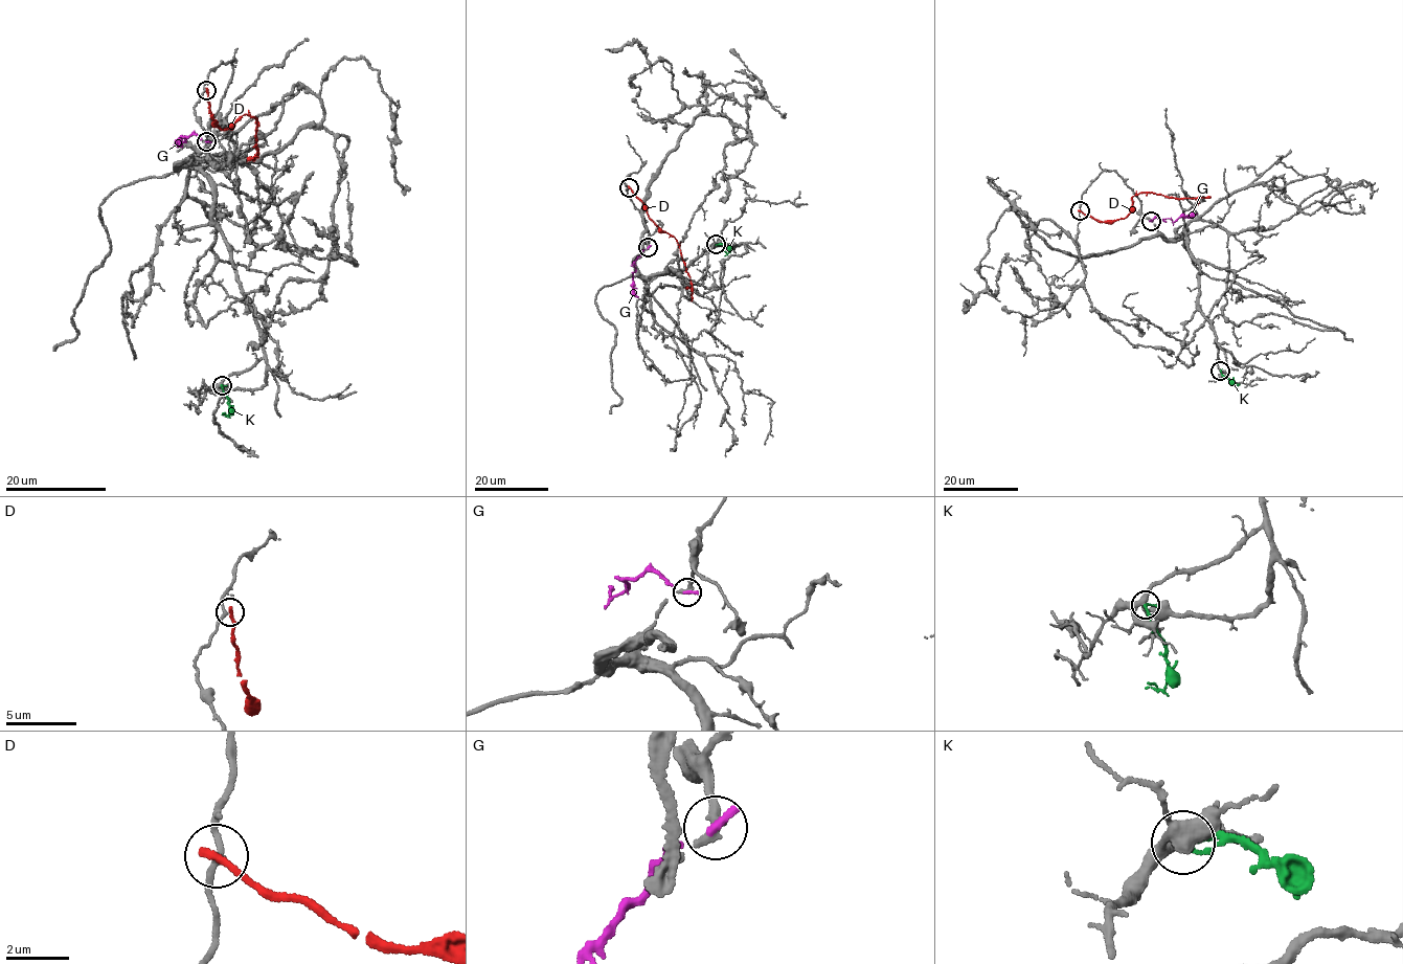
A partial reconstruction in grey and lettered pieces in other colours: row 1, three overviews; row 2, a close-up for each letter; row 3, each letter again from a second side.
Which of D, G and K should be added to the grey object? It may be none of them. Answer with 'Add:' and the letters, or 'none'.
Add: none

